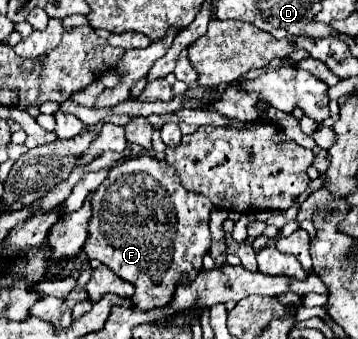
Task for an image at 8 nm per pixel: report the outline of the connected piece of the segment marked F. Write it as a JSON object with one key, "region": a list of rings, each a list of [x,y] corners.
{"region":[[[138,155],[126,161],[120,161],[112,167],[104,183],[94,191],[92,199],[92,219],[88,223],[88,241],[84,253],[92,259],[98,259],[110,267],[118,277],[134,285],[134,299],[140,311],[150,311],[154,307],[166,307],[172,303],[176,285],[196,279],[202,271],[202,257],[210,249],[210,229],[208,219],[214,205],[208,197],[200,193],[186,191],[180,183],[180,177],[172,171],[166,161],[158,161],[152,155]]]}

